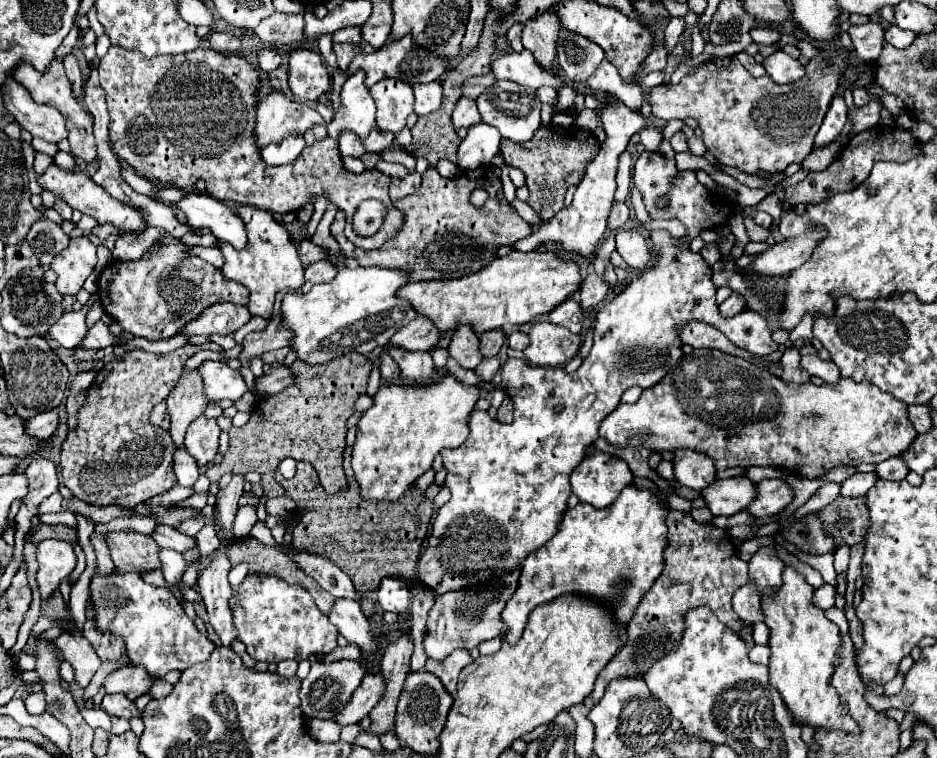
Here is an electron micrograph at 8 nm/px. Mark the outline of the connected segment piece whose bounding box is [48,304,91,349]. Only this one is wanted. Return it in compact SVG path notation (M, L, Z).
M85 304L79 311L64 313L64 317L60 317L60 321L56 321L56 325L52 325L52 329L48 329L48 335L66 349L78 347L88 331L84 319L90 309L91 306Z

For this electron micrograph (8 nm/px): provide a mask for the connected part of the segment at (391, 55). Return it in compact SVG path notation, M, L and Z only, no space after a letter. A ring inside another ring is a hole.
M406 35L406 37L400 39L400 41L388 41L382 49L378 49L378 51L372 53L372 55L356 55L356 57L352 59L352 65L348 67L348 71L340 71L340 69L334 69L334 71L332 71L332 89L330 89L332 107L334 107L334 109L340 107L340 89L342 89L342 85L344 85L344 81L348 79L348 75L356 73L358 69L366 71L366 85L372 87L374 83L378 83L378 81L382 81L382 79L400 79L400 81L406 81L406 83L410 83L410 85L414 85L414 83L438 81L440 75L444 73L446 65L448 65L448 63L446 63L444 59L438 59L438 57L434 57L434 55L428 53L428 51L424 53L422 47L414 45L414 41L412 41L410 35Z

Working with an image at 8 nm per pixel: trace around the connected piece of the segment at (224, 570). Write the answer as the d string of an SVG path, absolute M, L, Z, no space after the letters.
M218 547L214 553L214 561L204 569L200 575L200 595L204 597L204 605L208 611L208 621L214 627L214 631L220 635L220 641L224 647L230 647L236 639L236 627L232 621L232 611L228 599L232 597L232 589L228 583L228 571L230 561L224 555L224 549Z

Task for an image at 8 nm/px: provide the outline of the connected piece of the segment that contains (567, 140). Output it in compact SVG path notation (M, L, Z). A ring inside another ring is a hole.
M546 125L540 127L532 141L526 141L524 145L516 145L514 141L502 139L502 155L506 165L522 169L526 175L526 187L530 191L528 203L540 213L542 221L548 221L564 207L564 195L570 185L578 185L580 177L584 177L584 169L588 167L588 161L596 157L600 143L590 131L580 131L580 127L556 127Z

